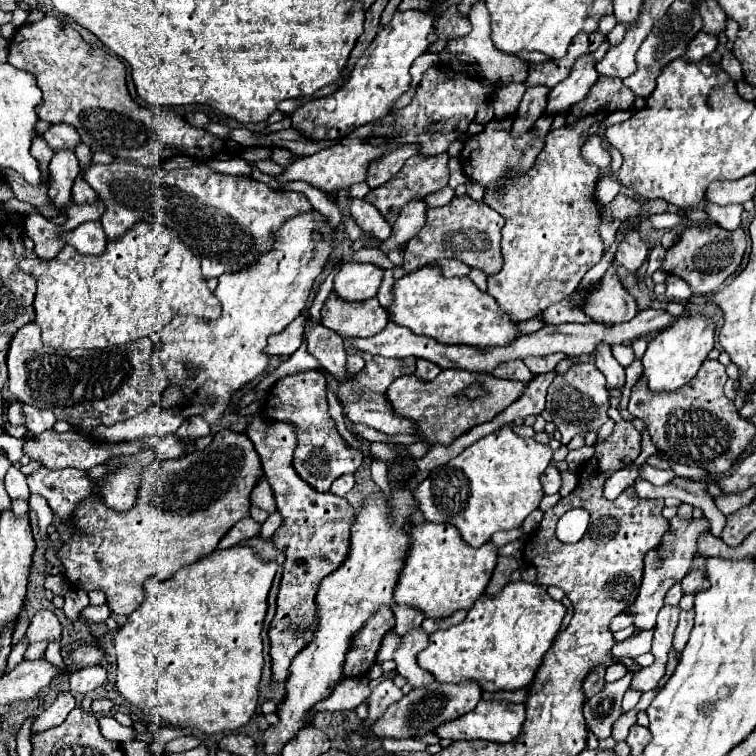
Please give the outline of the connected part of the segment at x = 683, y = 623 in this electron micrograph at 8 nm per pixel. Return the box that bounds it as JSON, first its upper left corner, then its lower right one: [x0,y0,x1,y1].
[672,610,694,652]

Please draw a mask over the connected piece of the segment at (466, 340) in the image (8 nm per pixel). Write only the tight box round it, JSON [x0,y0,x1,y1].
[388,264,516,346]

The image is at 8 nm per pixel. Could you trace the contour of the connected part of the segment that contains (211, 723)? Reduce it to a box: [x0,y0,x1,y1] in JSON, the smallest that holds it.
[114,546,278,734]

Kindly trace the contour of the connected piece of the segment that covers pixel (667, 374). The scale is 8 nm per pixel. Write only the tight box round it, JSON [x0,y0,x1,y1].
[642,316,714,394]

